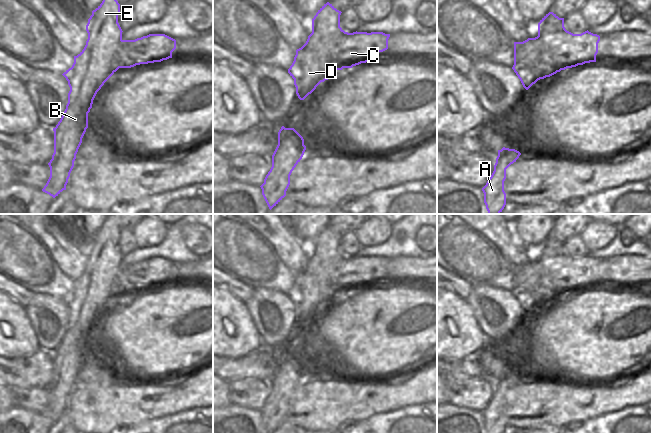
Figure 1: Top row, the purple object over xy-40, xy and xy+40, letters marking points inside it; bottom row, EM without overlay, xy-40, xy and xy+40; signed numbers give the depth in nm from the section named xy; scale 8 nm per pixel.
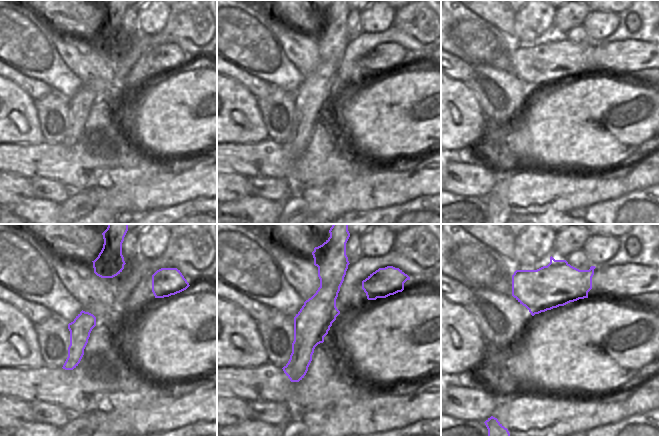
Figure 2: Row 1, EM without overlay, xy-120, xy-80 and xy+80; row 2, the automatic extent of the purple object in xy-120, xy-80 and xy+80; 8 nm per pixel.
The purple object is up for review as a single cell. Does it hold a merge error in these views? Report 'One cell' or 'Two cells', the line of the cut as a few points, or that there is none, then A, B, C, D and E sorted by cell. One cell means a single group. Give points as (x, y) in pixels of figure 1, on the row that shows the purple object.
Two cells. Split along xy (349, 33), (344, 33), (338, 39), (334, 49), (336, 69). Groups: A B D E / C.

